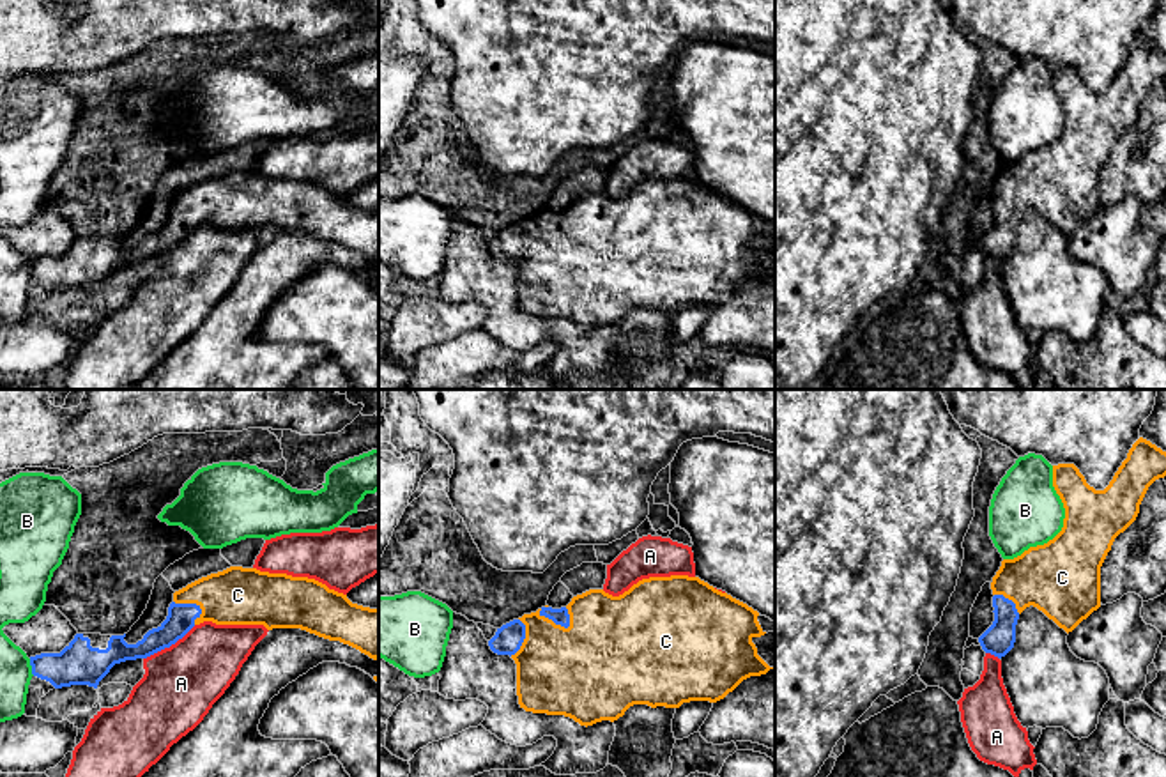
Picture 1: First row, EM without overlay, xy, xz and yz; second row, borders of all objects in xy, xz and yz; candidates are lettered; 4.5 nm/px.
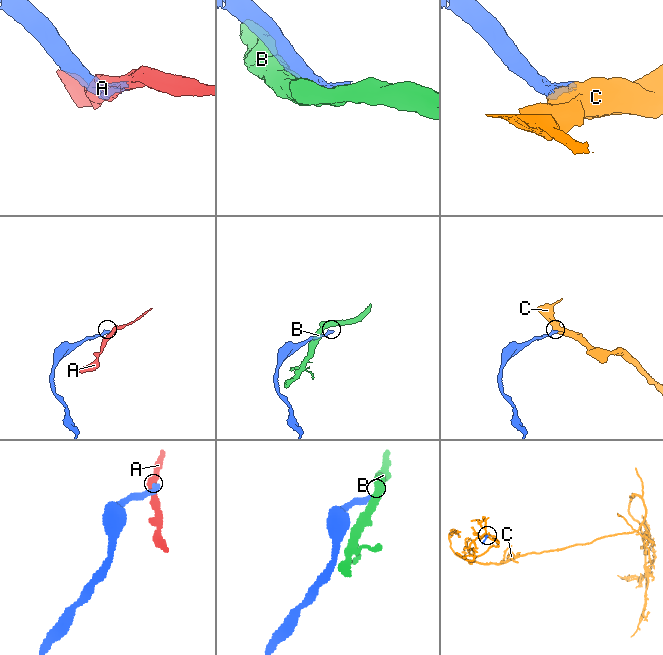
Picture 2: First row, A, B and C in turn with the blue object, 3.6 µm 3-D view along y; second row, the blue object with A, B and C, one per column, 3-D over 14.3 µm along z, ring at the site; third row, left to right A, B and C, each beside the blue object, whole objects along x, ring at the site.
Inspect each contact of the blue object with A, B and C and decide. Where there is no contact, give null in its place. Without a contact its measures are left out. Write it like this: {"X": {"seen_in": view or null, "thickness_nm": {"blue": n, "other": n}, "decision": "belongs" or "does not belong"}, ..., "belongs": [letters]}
{"A": {"seen_in": "xy", "thickness_nm": {"blue": 130, "other": 340}, "decision": "does not belong"}, "B": {"seen_in": "xy", "thickness_nm": {"blue": 190, "other": 140}, "decision": "does not belong"}, "C": {"seen_in": "xz", "thickness_nm": {"blue": 80, "other": 420}, "decision": "belongs"}, "belongs": ["C"]}

